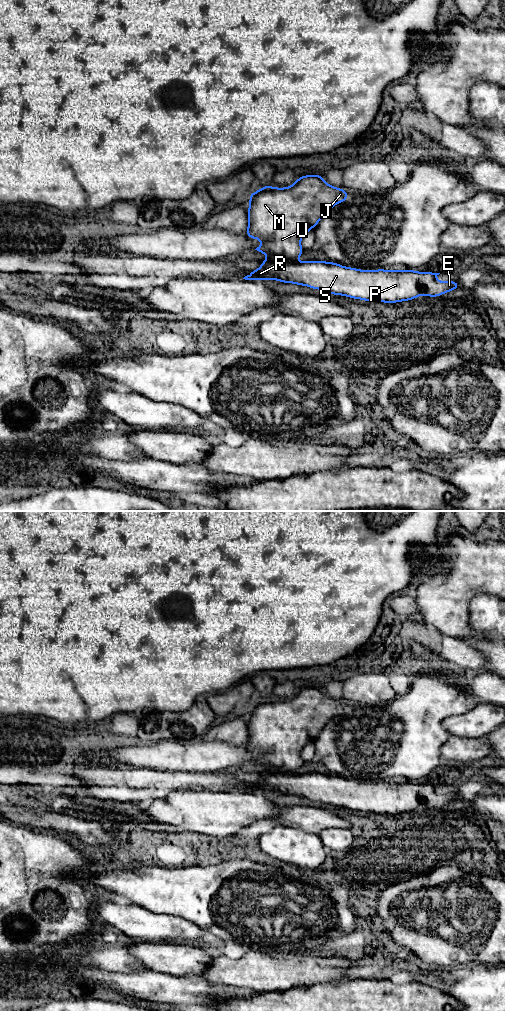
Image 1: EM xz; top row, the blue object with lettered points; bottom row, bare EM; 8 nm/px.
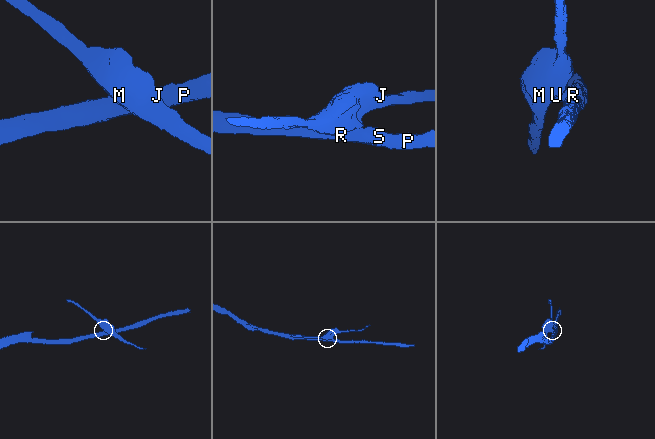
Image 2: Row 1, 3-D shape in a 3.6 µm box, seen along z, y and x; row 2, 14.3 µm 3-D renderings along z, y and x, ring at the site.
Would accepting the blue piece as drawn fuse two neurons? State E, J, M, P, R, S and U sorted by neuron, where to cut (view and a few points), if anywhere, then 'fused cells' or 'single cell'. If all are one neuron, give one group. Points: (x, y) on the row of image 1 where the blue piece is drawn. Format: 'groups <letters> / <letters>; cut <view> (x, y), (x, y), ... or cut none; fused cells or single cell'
groups E P R S / J M U; cut xz (270, 257), (295, 261); fused cells

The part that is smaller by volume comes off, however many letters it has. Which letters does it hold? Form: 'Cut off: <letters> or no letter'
Cut off: J, M, U

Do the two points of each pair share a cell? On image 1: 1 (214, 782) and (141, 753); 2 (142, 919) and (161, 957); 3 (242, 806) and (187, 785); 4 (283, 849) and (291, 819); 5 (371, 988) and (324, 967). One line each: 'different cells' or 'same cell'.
1: different cells
2: different cells
3: different cells
4: different cells
5: different cells

